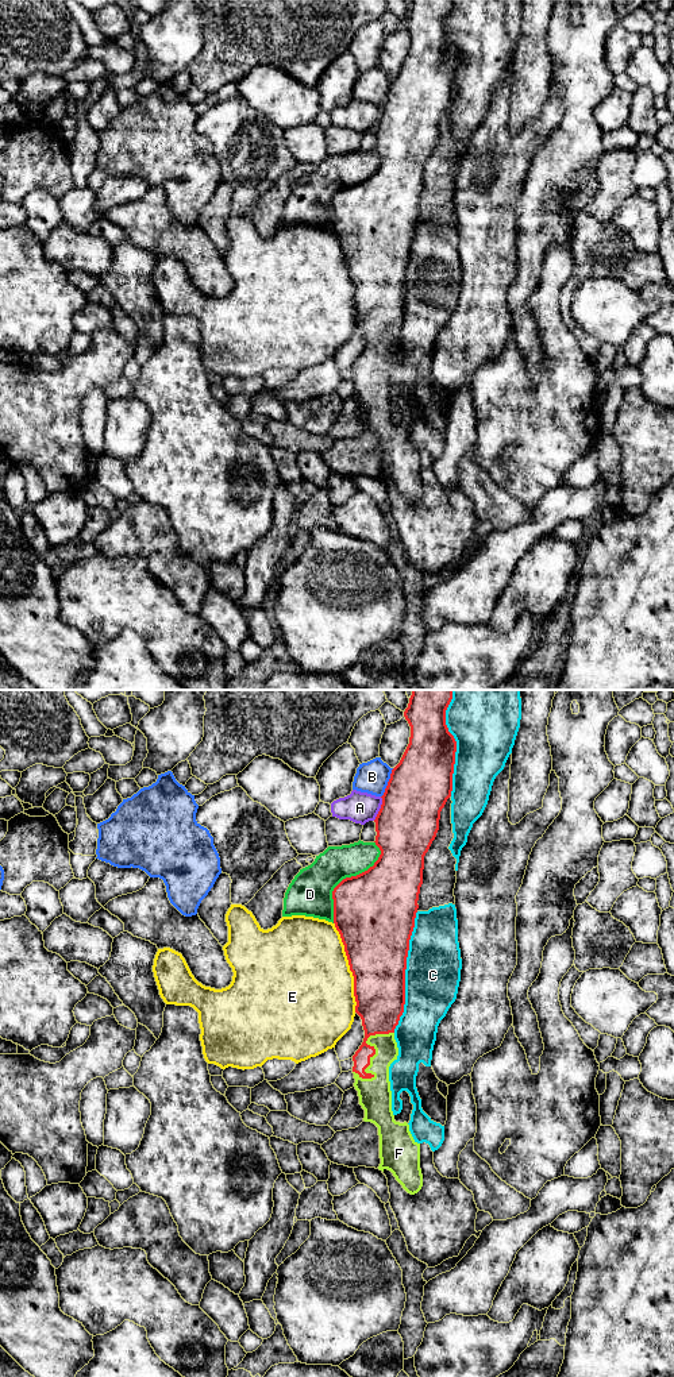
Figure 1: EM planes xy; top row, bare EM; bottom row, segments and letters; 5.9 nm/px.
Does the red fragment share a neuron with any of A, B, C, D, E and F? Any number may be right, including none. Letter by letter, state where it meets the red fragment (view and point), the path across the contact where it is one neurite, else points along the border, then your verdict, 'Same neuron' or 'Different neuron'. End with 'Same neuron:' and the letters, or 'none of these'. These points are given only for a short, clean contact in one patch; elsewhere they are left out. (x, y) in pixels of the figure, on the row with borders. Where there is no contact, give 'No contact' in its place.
A: Touches red at xy (380, 809). Boundary: xy (381, 797), (381, 807), (373, 820). Different neuron
B: Touches red at xy (388, 783). Boundary: xy (393, 768), (381, 797). Different neuron
C: Touches red at xy (404, 972). Different neuron
D: Touches red at xy (347, 878). Different neuron
E: Touches red at xy (350, 967). Different neuron
F: Touches red at xy (374, 1053). Same neuron
Same neuron: F

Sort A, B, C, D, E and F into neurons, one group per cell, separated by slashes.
A / B / C / D / E / F

